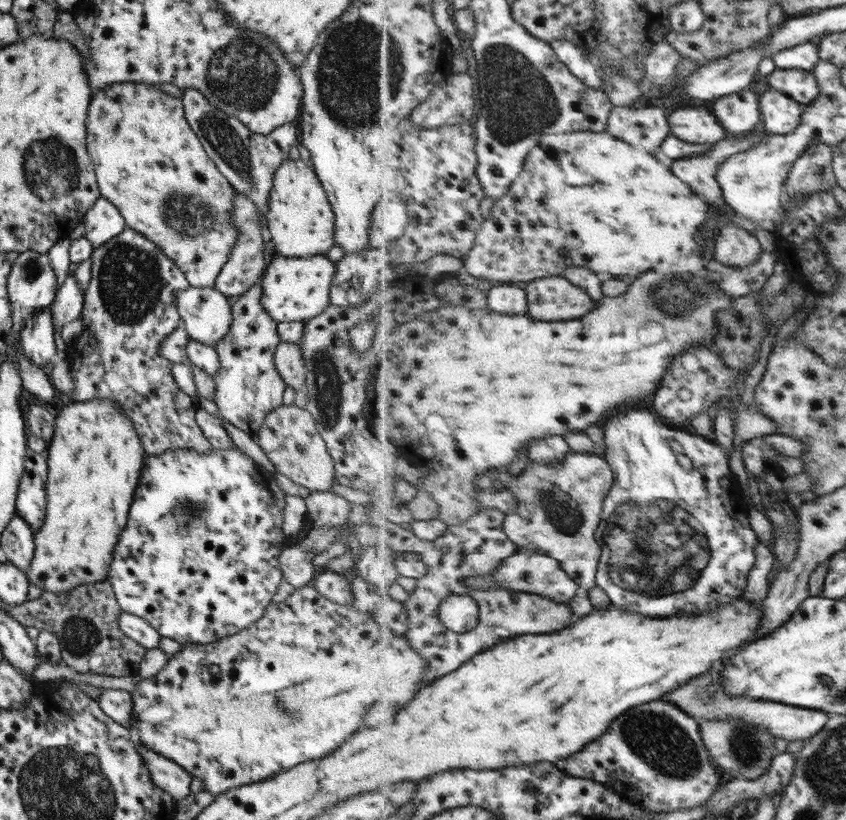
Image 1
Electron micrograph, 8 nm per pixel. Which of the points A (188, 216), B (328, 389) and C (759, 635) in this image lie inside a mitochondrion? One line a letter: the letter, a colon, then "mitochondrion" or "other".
A: mitochondrion
B: mitochondrion
C: other

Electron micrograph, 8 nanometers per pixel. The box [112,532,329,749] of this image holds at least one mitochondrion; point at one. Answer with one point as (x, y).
(279, 703)

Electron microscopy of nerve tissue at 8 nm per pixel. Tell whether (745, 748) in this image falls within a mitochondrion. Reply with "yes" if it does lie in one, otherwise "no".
yes

